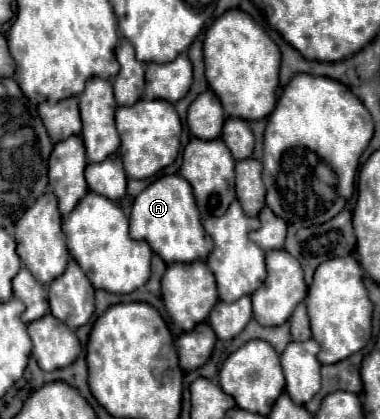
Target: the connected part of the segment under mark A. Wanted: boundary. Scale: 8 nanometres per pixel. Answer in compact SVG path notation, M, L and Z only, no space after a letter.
M178 174L154 180L136 196L130 214L130 234L136 240L146 240L166 264L206 260L208 252L212 250L212 238L200 224L192 188Z

